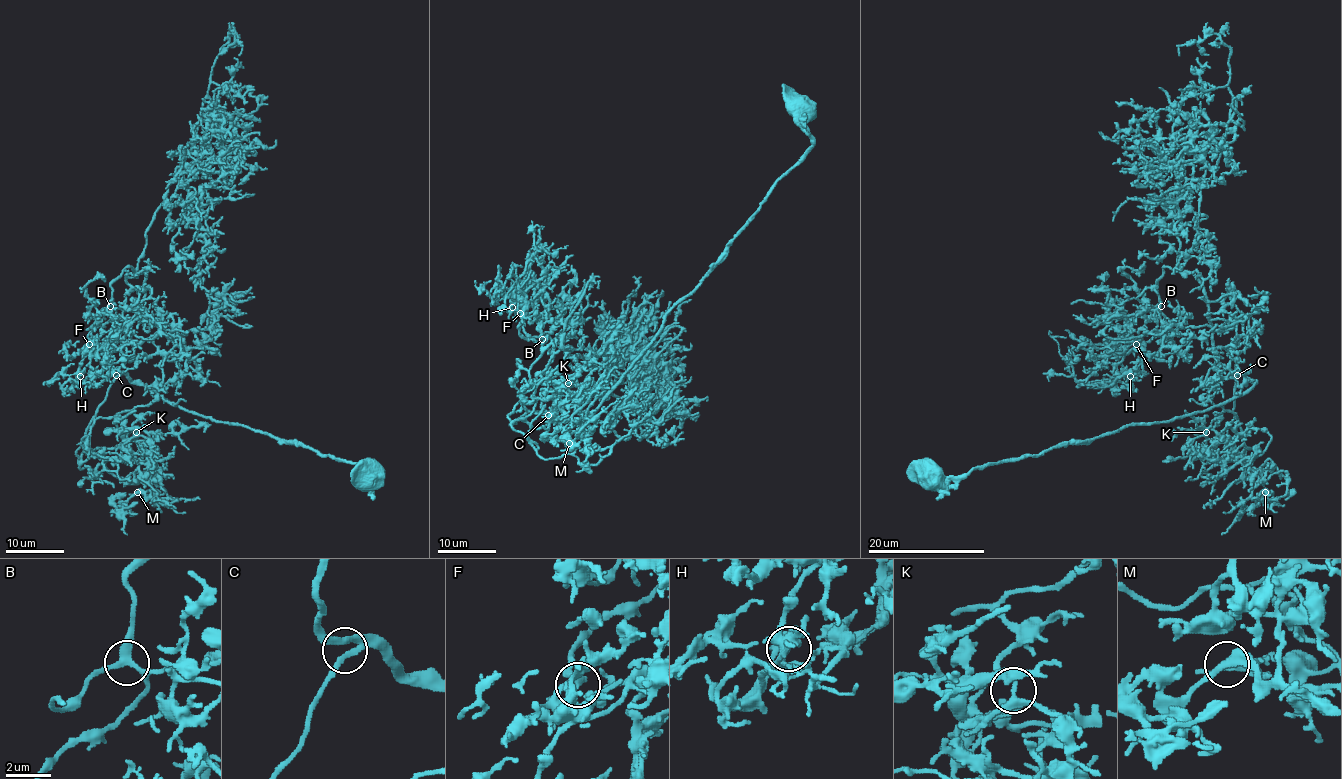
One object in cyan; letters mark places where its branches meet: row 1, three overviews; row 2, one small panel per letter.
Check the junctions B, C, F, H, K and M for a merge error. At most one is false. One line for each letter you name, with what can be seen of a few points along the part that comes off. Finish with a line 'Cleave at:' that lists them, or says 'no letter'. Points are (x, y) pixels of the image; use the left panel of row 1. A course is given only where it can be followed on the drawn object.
H: Course of the part to remove: (80, 376), (94, 378), (87, 385), (97, 385), (103, 379), (110, 363), (108, 338), (105, 338)
Cleave at: H

